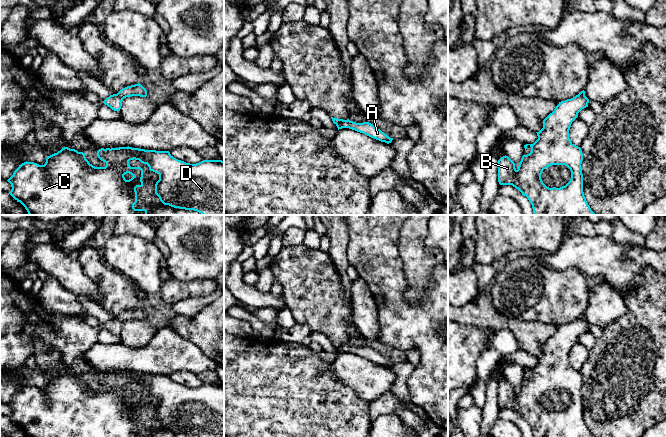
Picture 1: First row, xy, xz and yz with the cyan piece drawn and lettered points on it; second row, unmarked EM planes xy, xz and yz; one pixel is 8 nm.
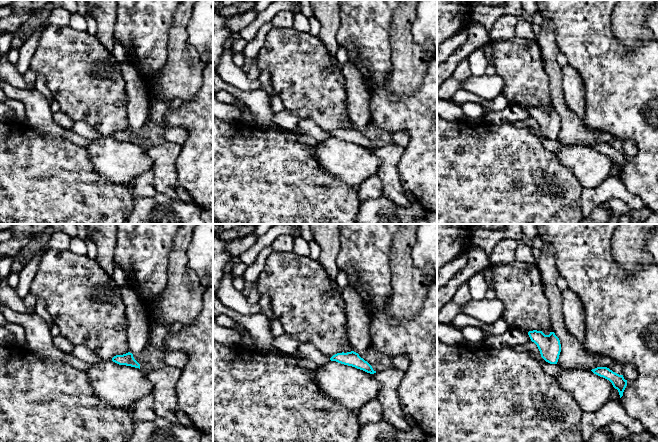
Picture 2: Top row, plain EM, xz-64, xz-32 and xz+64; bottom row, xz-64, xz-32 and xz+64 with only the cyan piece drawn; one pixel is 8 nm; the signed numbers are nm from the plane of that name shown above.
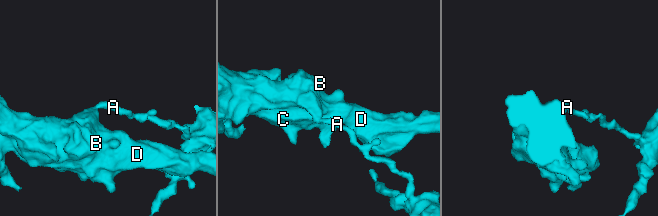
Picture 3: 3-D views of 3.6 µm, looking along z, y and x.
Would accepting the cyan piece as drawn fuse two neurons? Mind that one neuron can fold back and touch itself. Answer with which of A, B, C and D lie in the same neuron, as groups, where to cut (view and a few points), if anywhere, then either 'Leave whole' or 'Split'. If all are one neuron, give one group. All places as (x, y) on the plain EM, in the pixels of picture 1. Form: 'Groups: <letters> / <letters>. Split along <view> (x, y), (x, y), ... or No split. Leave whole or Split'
Groups: A / B C D. Split along xz (345, 344), (342, 351). Split

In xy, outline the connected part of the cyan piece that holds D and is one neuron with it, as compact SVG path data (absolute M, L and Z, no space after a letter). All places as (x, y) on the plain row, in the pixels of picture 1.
M68 371L47 380L44 389L24 386L7 404L11 408L9 418L20 426L28 437L147 437L146 433L135 433L137 411L143 410L143 393L131 391L130 384L147 388L150 395L159 399L155 408L155 418L164 429L174 432L194 434L199 437L224 437L224 385L203 384L196 388L186 387L174 382L169 375L145 374L132 371L101 372L98 382L106 387L105 391L95 391L85 381L86 377Z

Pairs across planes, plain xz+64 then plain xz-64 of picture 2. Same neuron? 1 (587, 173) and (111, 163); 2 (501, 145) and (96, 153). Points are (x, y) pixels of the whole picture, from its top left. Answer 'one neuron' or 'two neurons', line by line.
1: one neuron
2: two neurons

